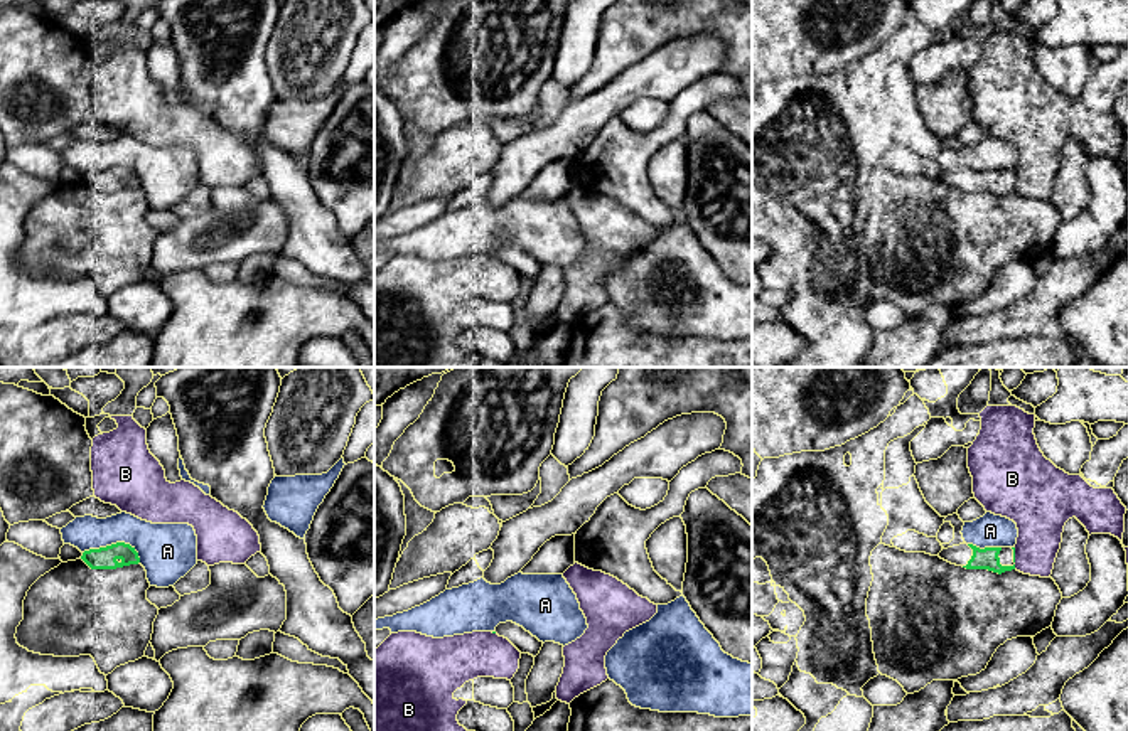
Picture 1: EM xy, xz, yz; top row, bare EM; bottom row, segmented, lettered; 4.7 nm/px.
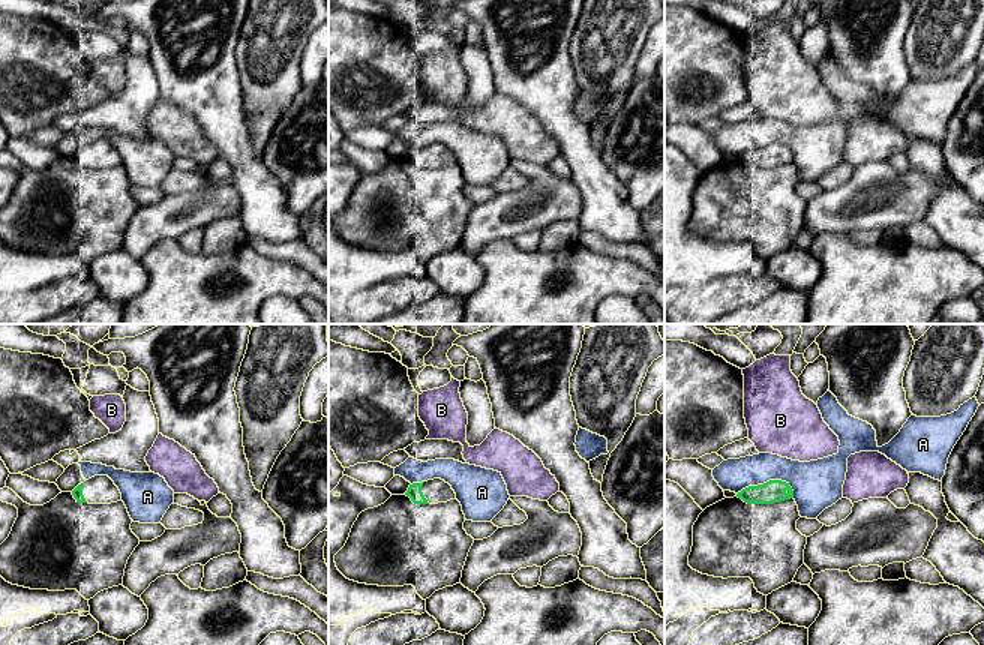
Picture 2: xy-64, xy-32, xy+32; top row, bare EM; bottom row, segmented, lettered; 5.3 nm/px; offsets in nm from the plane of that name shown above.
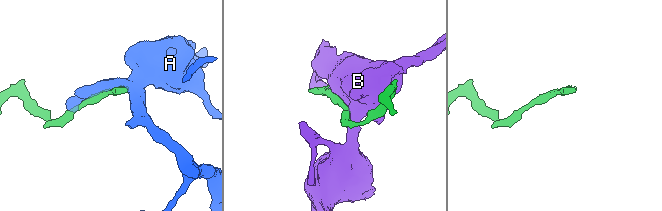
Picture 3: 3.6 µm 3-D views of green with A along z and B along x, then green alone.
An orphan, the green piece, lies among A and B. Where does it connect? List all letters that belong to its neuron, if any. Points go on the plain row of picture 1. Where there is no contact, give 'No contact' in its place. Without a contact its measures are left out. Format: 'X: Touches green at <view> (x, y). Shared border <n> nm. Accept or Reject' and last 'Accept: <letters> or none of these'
A: Touches green at xy (115, 167). Shared border 280 nm. Reject
B: Touches green at yz (1014, 189). Shared border 30 nm. Reject
Accept: none of these

